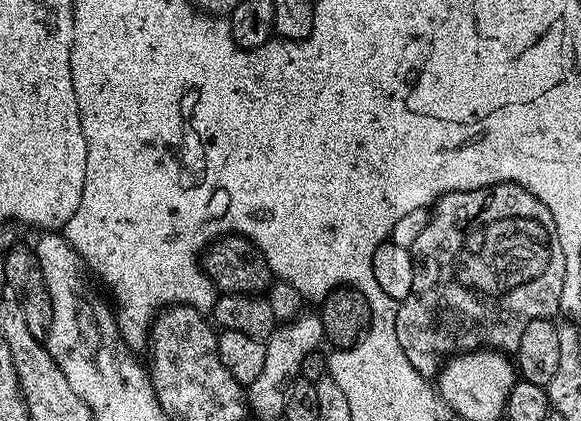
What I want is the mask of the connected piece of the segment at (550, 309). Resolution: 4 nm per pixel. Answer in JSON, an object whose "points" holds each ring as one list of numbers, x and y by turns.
{"points":[[492,184,489,188,479,188,469,192,451,192,441,196,431,209,428,225,422,234,418,234,417,241,411,246,412,254,412,285,410,294,396,309,396,329,398,343,410,358,410,364,418,374,432,378,442,367,440,356,459,353,461,350,503,350,505,353,515,353,518,342,522,338,522,330,530,326,535,320,547,320,555,317,560,310,562,298,562,282,564,281,564,259,562,246,558,246,558,234,554,226,554,218,546,206,534,194,530,194,517,184]]}

